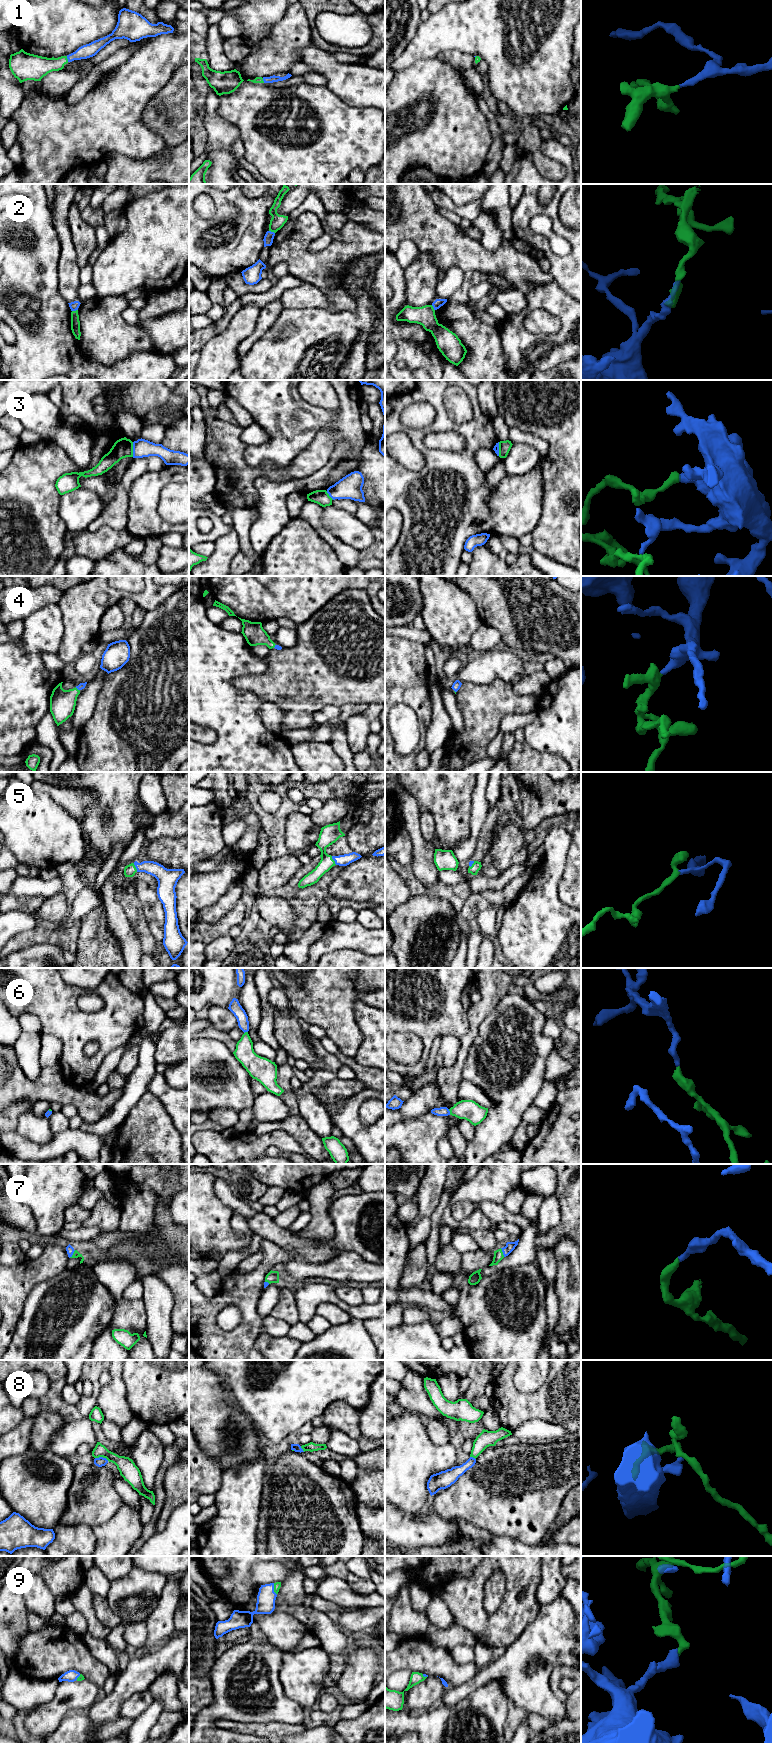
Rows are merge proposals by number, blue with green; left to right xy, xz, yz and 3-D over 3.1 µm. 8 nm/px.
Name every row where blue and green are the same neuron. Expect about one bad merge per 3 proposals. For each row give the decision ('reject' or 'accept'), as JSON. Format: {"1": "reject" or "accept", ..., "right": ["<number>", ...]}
{"1": "accept", "2": "reject", "3": "reject", "4": "accept", "5": "accept", "6": "accept", "7": "accept", "8": "reject", "9": "accept", "right": ["1", "4", "5", "6", "7", "9"]}

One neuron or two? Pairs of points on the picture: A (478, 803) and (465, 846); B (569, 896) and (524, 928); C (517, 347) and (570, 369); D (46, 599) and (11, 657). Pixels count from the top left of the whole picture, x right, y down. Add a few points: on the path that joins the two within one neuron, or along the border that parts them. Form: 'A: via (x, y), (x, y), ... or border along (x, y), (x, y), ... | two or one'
A: via (478, 814), (473, 835) | one
B: border along (562, 877), (558, 886), (558, 897), (570, 906) | two
C: border along (570, 359), (548, 369) | two
D: border along (57, 603), (51, 603), (36, 611) | two

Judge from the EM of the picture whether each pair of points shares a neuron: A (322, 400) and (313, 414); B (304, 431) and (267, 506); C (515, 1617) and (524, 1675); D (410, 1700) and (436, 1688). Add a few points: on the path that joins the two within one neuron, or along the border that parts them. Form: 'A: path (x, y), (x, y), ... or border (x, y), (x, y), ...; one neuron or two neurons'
A: border (299, 393), (314, 405), (333, 412), (338, 410); two neurons
B: path (338, 426), (343, 446), (313, 482), (301, 485); one neuron
C: border (533, 1620), (506, 1647); two neurons
D: path (416, 1698), (424, 1696), (430, 1691); one neuron

